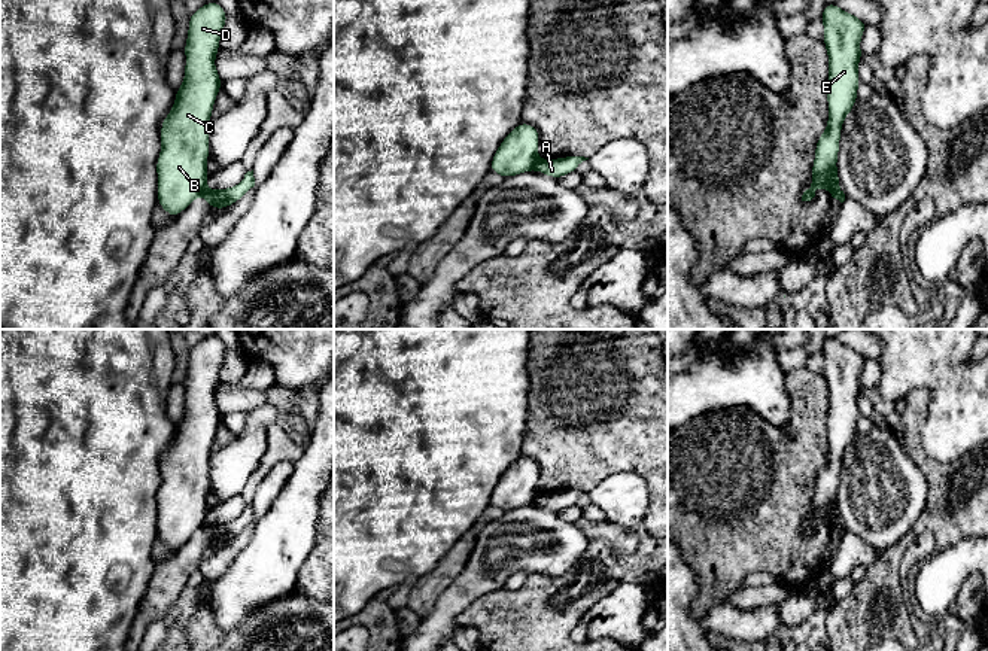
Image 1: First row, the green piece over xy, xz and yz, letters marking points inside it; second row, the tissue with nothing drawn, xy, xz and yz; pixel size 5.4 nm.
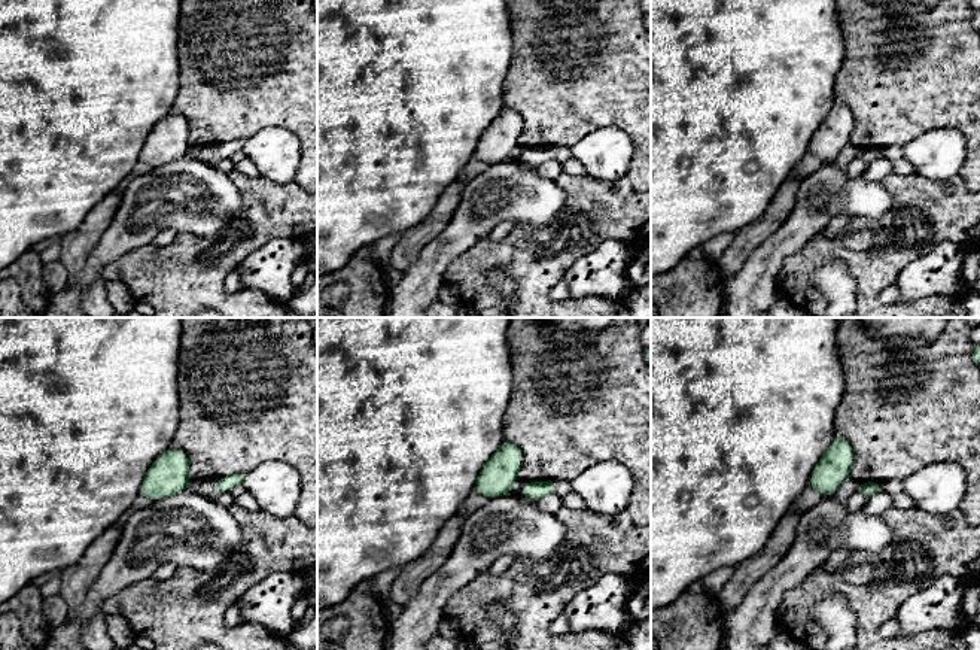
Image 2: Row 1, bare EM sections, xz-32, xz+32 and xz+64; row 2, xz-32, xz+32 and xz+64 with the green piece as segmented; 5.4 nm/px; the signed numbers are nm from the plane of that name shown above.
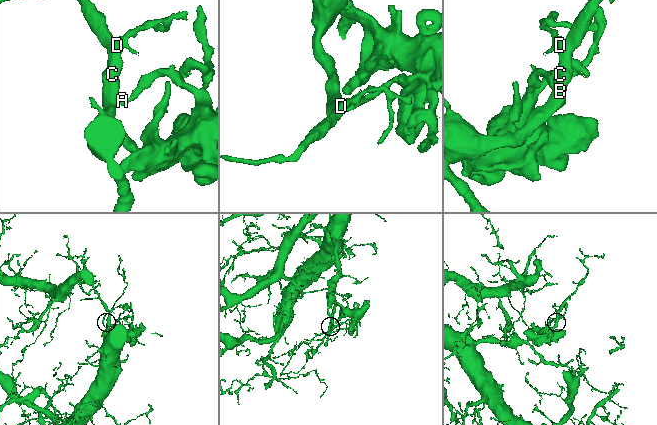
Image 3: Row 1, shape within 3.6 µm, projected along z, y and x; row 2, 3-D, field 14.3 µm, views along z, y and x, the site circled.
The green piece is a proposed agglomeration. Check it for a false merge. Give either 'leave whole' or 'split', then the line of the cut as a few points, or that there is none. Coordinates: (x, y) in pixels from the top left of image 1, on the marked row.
split; cut xz (540, 160), (534, 167)

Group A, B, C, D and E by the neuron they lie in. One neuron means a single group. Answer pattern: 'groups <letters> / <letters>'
groups A / B C D E

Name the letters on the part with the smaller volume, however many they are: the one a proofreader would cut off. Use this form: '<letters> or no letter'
A

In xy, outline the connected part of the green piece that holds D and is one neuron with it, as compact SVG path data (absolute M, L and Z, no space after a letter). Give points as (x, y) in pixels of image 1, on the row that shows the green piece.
M218 1L206 3L189 16L185 80L161 124L162 147L156 161L158 204L171 217L206 191L209 124L222 85L215 57L227 19Z

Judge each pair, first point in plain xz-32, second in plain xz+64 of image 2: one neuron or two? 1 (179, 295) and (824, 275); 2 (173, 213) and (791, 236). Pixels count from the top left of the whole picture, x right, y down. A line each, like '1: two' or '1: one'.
1: two
2: one

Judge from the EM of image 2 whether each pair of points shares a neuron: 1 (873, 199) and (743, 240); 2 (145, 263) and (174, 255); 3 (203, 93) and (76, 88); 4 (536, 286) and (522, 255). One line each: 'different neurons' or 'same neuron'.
1: different neurons
2: same neuron
3: different neurons
4: same neuron

